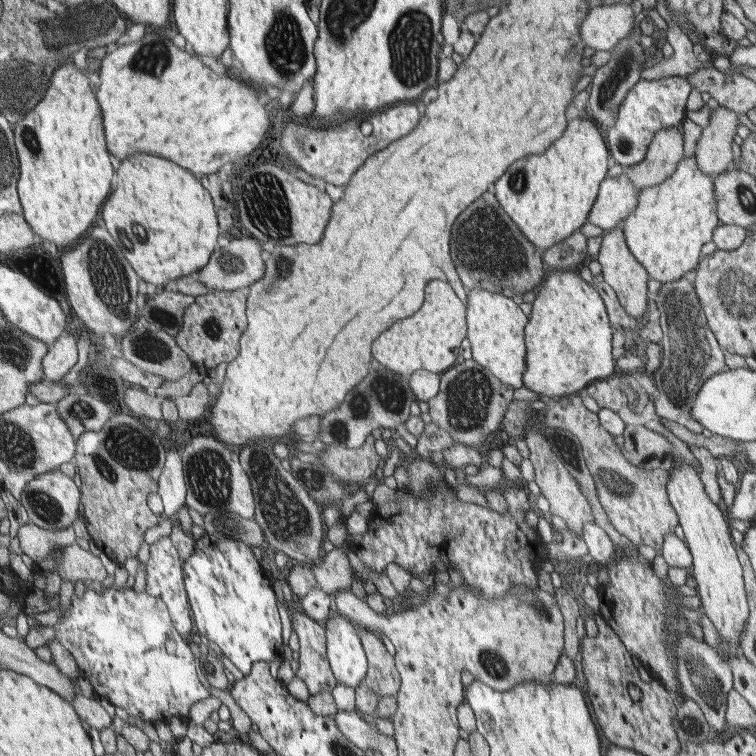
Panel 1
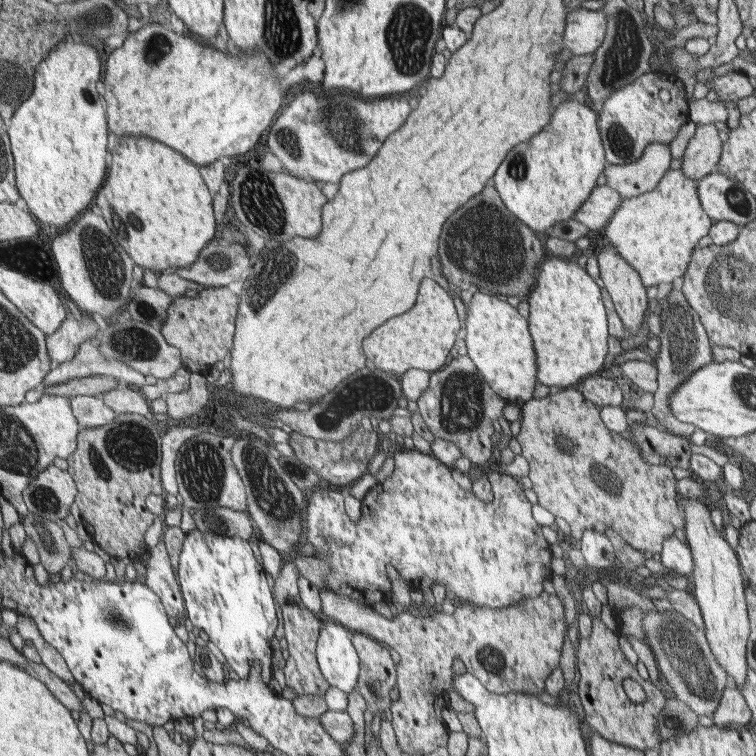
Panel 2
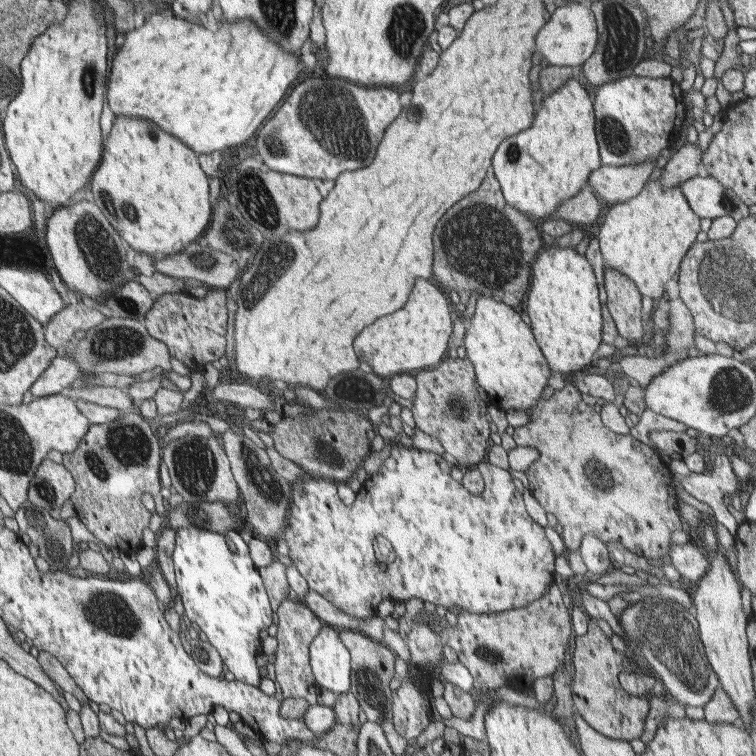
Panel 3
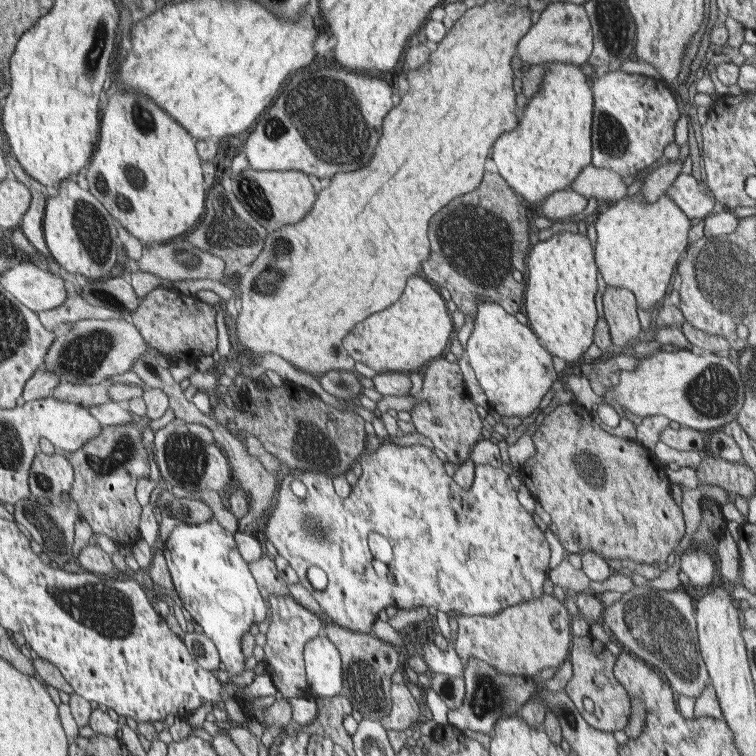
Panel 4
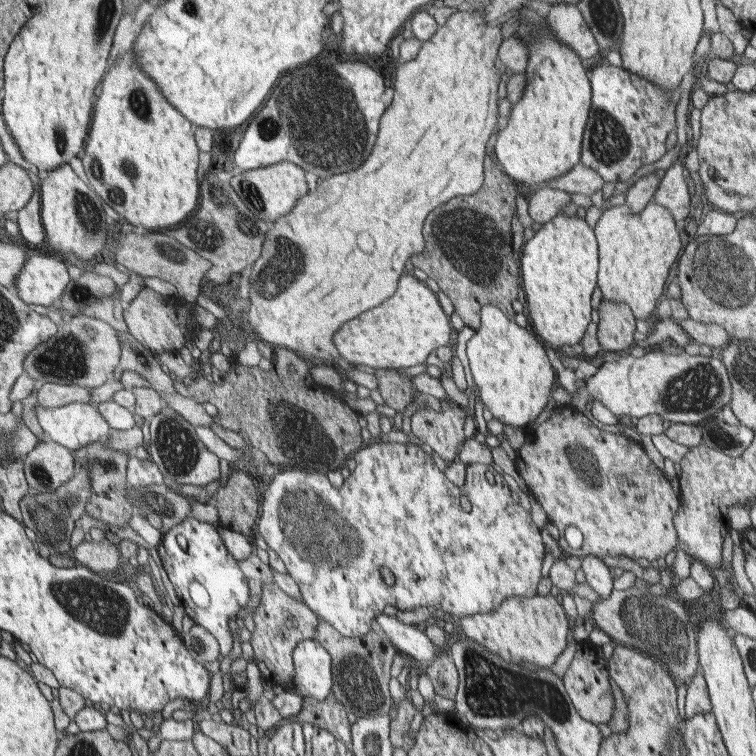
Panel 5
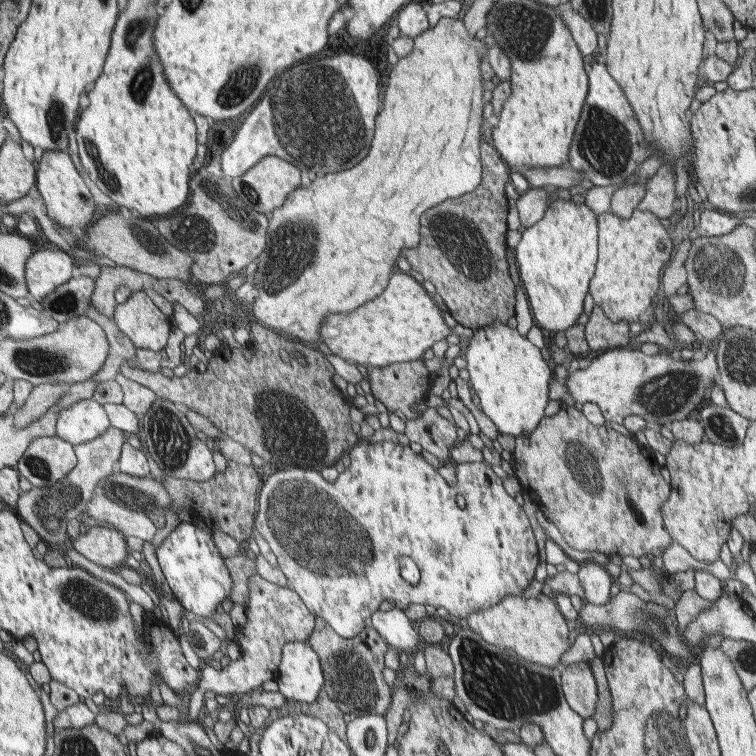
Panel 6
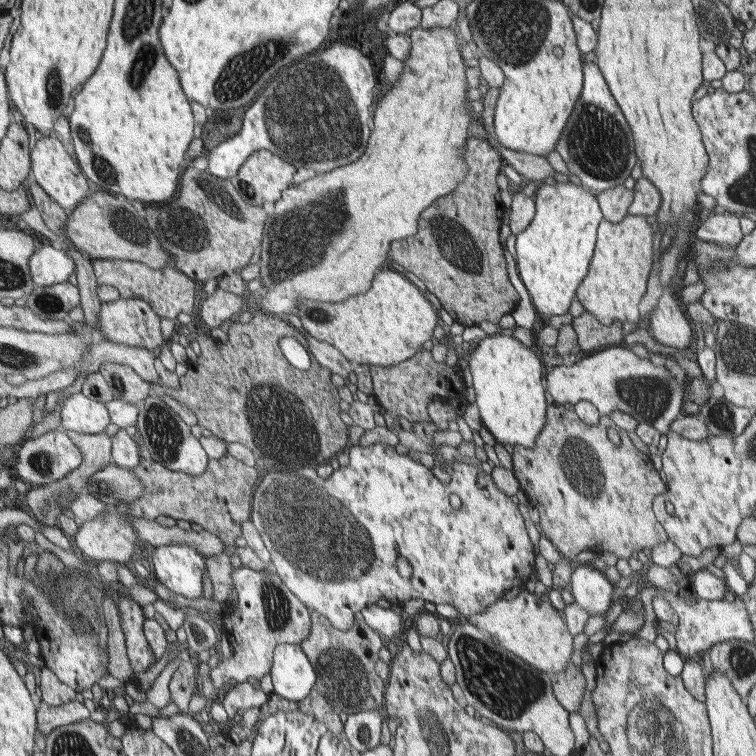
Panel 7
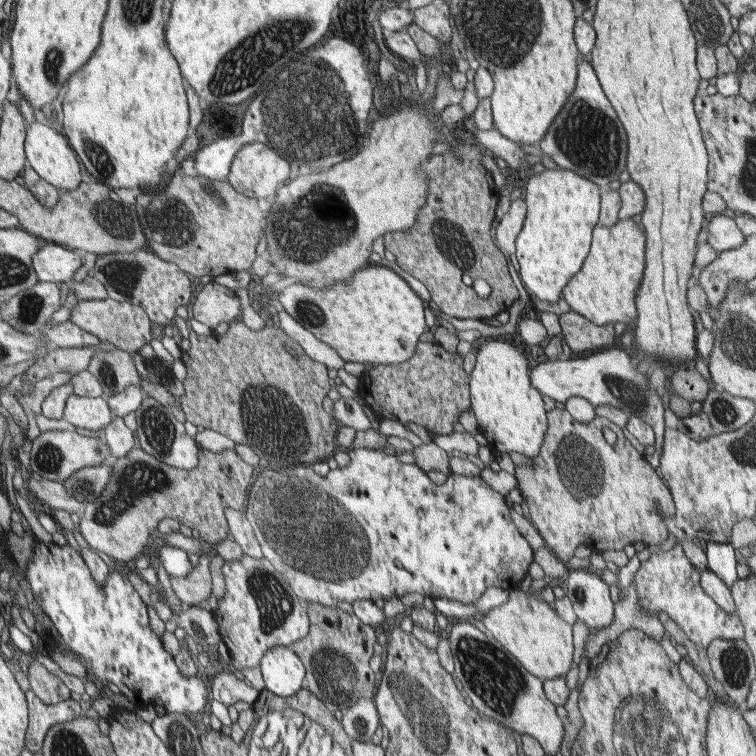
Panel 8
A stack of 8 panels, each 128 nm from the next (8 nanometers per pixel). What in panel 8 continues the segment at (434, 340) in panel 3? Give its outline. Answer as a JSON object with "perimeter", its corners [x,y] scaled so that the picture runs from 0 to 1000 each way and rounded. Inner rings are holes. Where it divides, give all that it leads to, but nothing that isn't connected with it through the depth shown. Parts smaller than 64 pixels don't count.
{"perimeter":[[[504,349],[481,353],[463,373],[444,373],[429,384],[386,376],[365,392],[389,423],[437,458],[458,480],[513,484],[536,479],[548,470],[550,452],[563,434],[556,392],[525,361]]]}

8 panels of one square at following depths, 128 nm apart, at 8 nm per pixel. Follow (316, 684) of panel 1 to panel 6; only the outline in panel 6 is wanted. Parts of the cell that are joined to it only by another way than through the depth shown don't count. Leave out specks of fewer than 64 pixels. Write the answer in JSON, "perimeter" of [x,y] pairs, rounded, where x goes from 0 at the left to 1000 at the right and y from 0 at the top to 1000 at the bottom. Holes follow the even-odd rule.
{"perimeter":[[[339,758],[328,766],[328,778],[331,792],[324,800],[325,824],[312,832],[313,841],[310,844],[316,852],[317,872],[306,873],[302,881],[294,882],[292,886],[274,878],[267,885],[267,899],[251,917],[249,937],[257,937],[257,931],[265,929],[270,915],[282,915],[295,926],[308,917],[319,919],[347,910],[352,899],[365,899],[368,880],[373,874],[373,856],[378,851],[406,848],[414,839],[418,816],[388,779],[362,772]]]}

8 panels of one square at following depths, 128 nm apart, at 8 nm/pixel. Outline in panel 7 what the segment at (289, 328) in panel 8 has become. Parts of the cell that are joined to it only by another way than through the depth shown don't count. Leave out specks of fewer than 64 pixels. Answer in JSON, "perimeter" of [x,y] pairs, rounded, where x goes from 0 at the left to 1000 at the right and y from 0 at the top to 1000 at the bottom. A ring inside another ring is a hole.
{"perimeter":[[[402,439],[401,443],[407,452],[407,466],[413,475],[417,475],[423,483],[431,483],[437,492],[448,495],[455,501],[460,500],[470,484],[466,479],[433,452],[415,447],[410,440]]]}

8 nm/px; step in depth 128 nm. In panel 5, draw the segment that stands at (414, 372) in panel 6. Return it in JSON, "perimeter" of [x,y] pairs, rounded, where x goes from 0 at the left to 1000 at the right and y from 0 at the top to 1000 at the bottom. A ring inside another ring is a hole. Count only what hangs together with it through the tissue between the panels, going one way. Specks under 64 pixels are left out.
{"perimeter":[[[522,487],[496,488],[493,496],[501,501],[500,517],[511,536],[537,545],[537,540],[548,540],[548,534],[553,534],[553,524],[558,524],[558,519],[548,508],[548,497],[526,493]]]}

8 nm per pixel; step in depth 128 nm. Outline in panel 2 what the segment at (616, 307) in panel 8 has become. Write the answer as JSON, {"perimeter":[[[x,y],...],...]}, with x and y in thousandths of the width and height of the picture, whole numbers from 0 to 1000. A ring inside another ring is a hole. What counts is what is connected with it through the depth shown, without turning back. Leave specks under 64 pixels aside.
{"perimeter":[[[884,224],[876,237],[870,239],[870,245],[865,247],[860,254],[854,254],[854,257],[849,257],[847,259],[828,262],[823,266],[823,271],[813,279],[806,296],[800,300],[799,304],[799,316],[802,317],[802,323],[807,327],[811,327],[815,331],[815,335],[836,354],[843,356],[844,362],[848,365],[848,370],[852,373],[853,381],[861,380],[872,380],[874,376],[892,374],[892,368],[903,366],[906,361],[911,357],[913,352],[913,339],[914,335],[923,327],[923,319],[938,311],[939,302],[943,298],[940,296],[940,290],[935,286],[933,279],[929,275],[929,270],[926,270],[926,259],[923,259],[923,238],[918,235],[913,235],[910,233],[905,233],[902,230],[901,224]]]}

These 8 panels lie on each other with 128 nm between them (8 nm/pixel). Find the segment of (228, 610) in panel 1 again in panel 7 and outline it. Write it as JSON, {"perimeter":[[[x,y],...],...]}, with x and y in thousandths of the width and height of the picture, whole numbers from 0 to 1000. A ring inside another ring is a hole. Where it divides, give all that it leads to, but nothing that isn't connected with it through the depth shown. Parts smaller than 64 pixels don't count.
{"perimeter":[[[249,720],[222,721],[205,724],[201,731],[206,765],[225,782],[238,790],[251,794],[253,800],[270,802],[265,791],[270,791],[267,778],[267,757],[270,757],[270,741],[267,733]]]}

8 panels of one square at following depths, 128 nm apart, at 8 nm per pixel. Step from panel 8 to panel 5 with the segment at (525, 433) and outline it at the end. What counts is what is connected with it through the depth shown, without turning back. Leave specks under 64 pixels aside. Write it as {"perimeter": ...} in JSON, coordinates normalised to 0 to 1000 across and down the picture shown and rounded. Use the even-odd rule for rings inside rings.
{"perimeter":[[[651,402],[636,409],[635,434],[630,434],[628,439],[618,451],[618,470],[624,503],[632,511],[640,537],[667,563],[688,566],[701,562],[728,529],[728,516],[735,503],[720,458],[696,433],[688,434],[661,407]]]}

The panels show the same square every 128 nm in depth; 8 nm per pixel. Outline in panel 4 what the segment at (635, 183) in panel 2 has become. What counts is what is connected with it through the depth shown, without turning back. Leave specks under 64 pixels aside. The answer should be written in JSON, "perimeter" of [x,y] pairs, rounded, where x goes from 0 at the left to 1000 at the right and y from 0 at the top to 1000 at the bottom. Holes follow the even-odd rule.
{"perimeter":[[[780,217],[759,235],[754,242],[754,250],[775,263],[808,265],[810,270],[825,262],[831,245],[825,243],[824,234],[817,228],[804,222],[788,222]]]}

